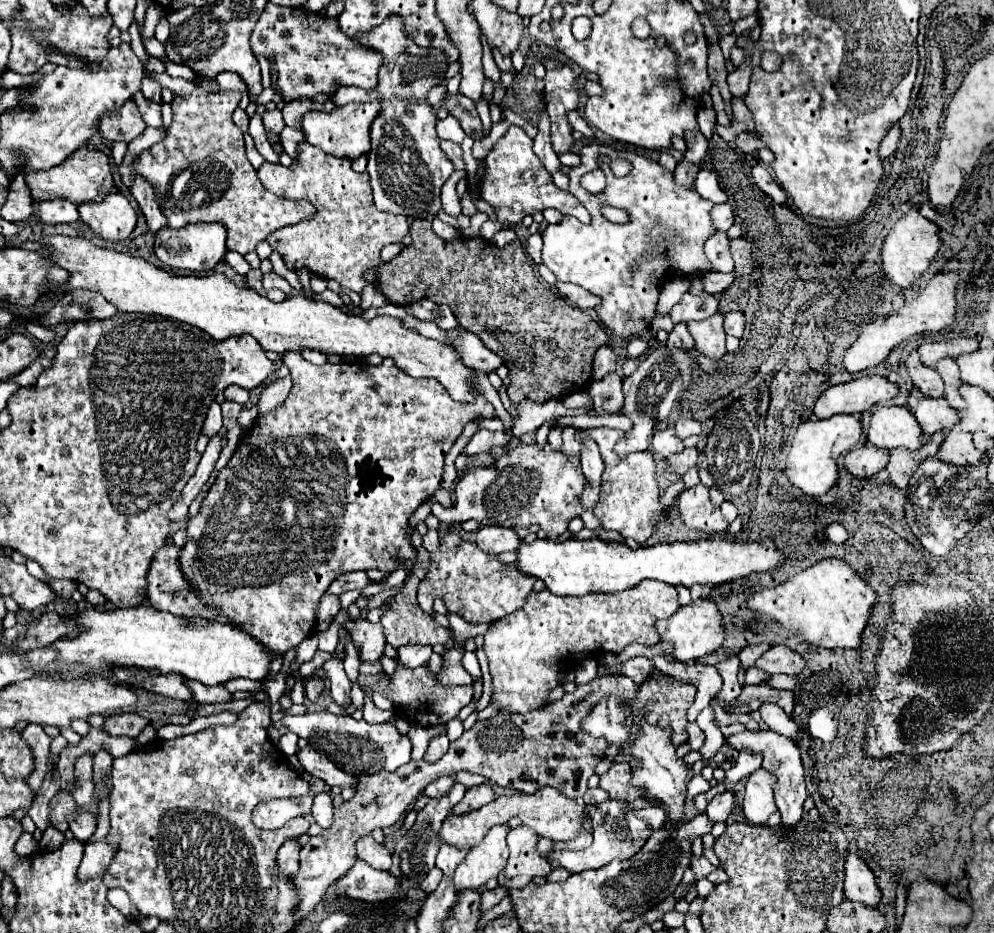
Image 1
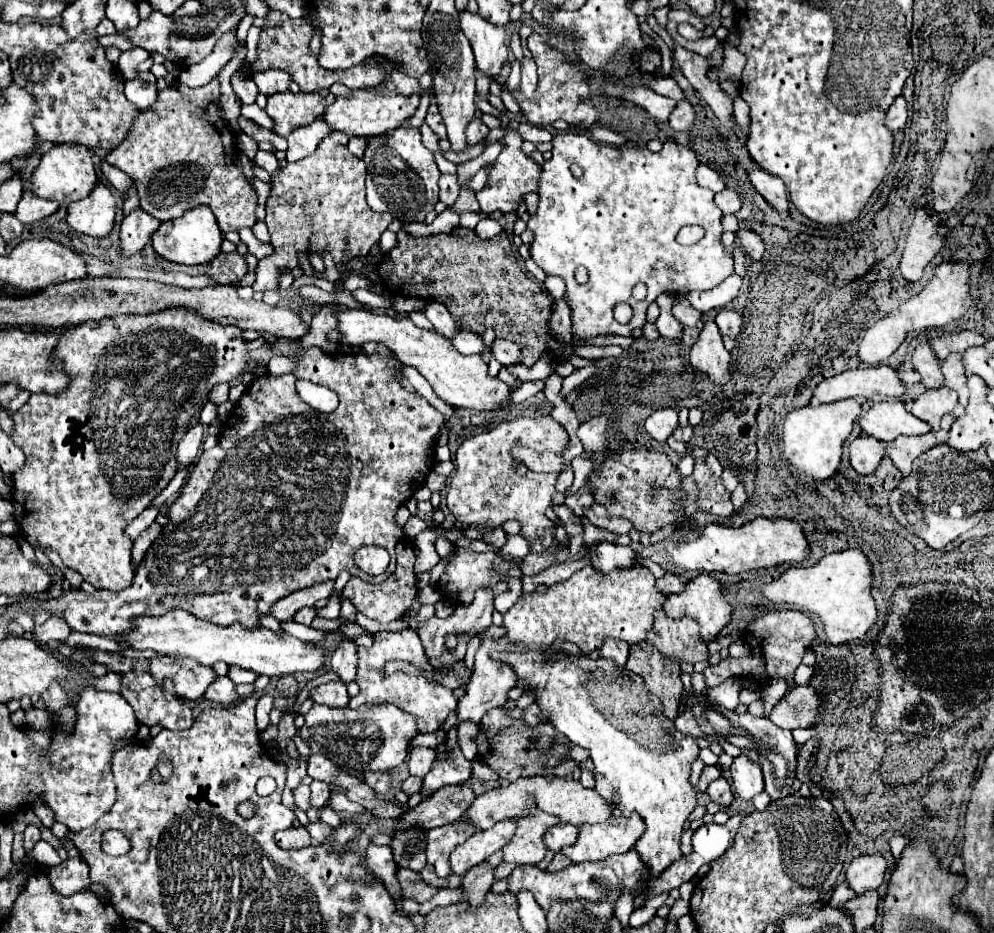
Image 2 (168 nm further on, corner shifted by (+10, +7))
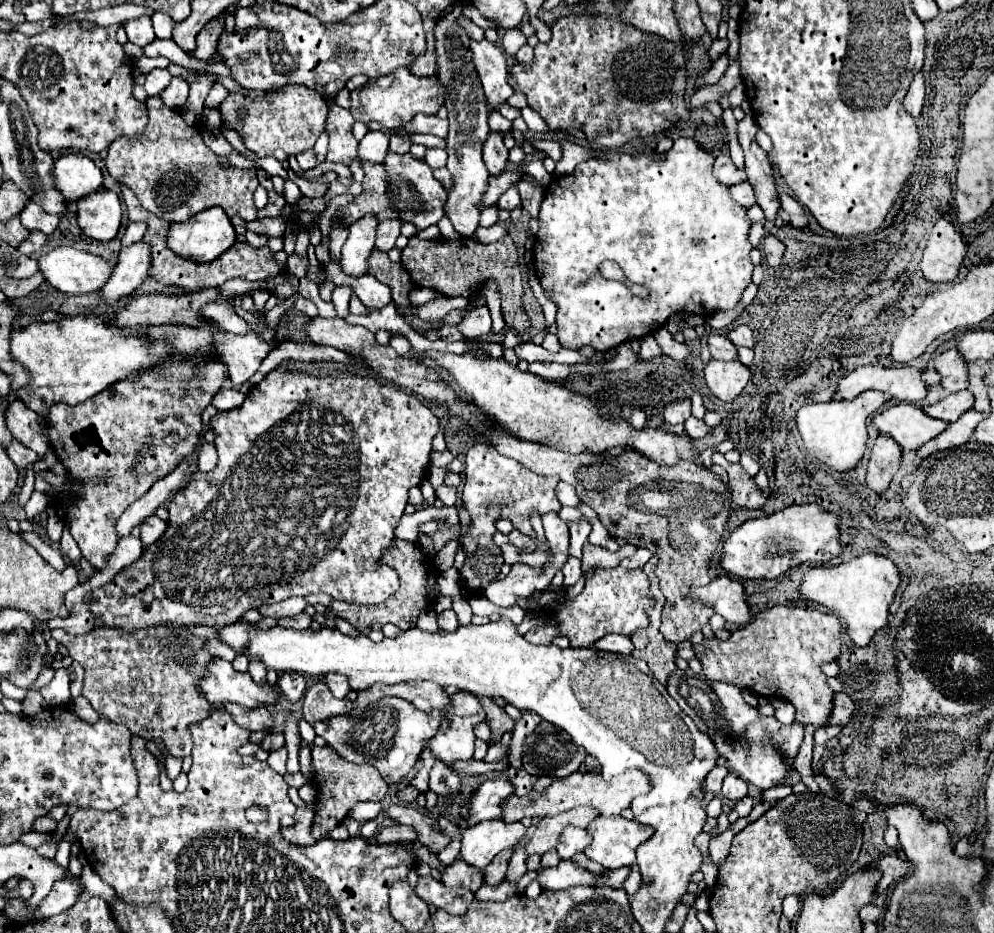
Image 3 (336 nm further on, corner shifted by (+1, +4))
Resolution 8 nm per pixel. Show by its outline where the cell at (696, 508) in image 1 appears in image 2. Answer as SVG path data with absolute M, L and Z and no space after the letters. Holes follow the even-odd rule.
M705 460L695 462L693 478L697 482L697 506L699 506L699 510L705 510L705 512L721 516L721 518L729 518L733 514L731 496L723 488L721 478L715 478L707 470Z

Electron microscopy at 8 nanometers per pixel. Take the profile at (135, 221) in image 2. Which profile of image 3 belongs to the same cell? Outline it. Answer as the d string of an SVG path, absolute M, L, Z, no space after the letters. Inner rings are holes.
M136 243L120 251L118 265L98 295L98 301L106 307L130 297L148 277L150 267L150 245Z

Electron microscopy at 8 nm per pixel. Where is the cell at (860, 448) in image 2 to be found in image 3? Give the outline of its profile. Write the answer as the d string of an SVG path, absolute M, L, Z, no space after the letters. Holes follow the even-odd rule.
M880 435L872 447L868 463L868 473L866 473L868 487L874 489L876 493L884 493L894 473L900 469L900 459L902 459L900 445L892 437Z

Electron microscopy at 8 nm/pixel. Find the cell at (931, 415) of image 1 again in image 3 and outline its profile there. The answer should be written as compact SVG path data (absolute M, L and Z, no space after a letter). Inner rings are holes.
M964 389L964 391L958 391L958 393L950 393L946 395L940 403L936 405L930 405L930 403L924 403L922 409L924 413L928 413L930 417L936 417L936 419L944 419L948 423L954 423L962 413L966 413L970 407L974 405L974 395Z

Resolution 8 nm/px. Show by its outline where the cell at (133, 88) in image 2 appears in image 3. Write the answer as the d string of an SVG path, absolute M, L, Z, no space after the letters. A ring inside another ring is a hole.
M154 69L152 73L146 75L144 89L148 91L148 95L160 95L170 85L170 79L172 75L168 69Z

